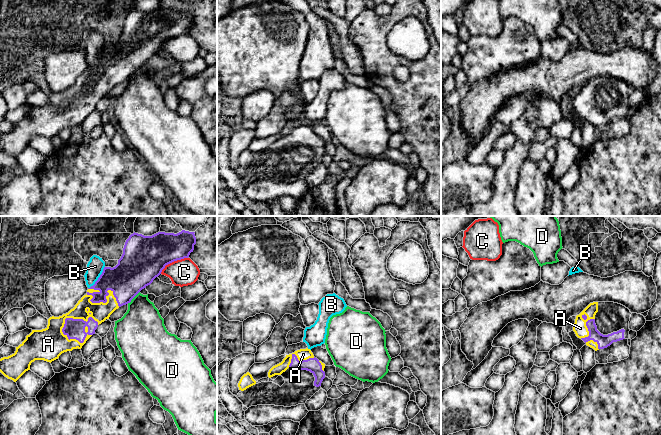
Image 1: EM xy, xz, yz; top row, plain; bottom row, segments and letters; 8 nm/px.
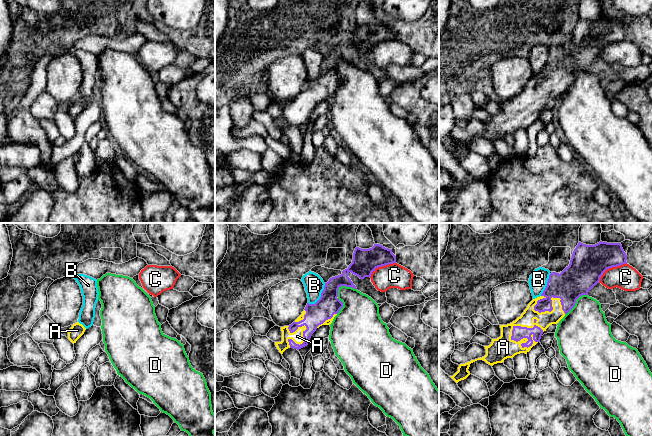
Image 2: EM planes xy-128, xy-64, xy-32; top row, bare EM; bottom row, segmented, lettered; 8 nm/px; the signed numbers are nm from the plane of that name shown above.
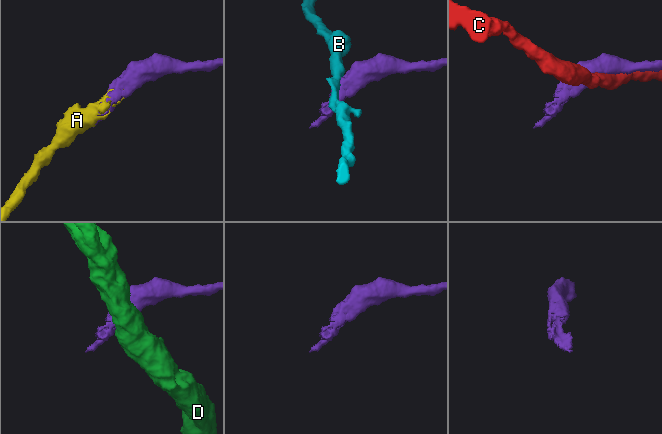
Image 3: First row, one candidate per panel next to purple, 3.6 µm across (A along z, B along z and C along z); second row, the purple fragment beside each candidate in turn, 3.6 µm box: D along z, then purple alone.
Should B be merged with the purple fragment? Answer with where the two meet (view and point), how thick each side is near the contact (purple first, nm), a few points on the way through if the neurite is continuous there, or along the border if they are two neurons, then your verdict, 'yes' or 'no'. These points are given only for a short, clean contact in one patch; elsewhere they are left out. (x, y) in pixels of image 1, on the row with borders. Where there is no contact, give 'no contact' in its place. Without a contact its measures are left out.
contact xy (98, 278); calibres 280 and 140 nm; border xy (104, 266), (98, 279), (88, 288); no

